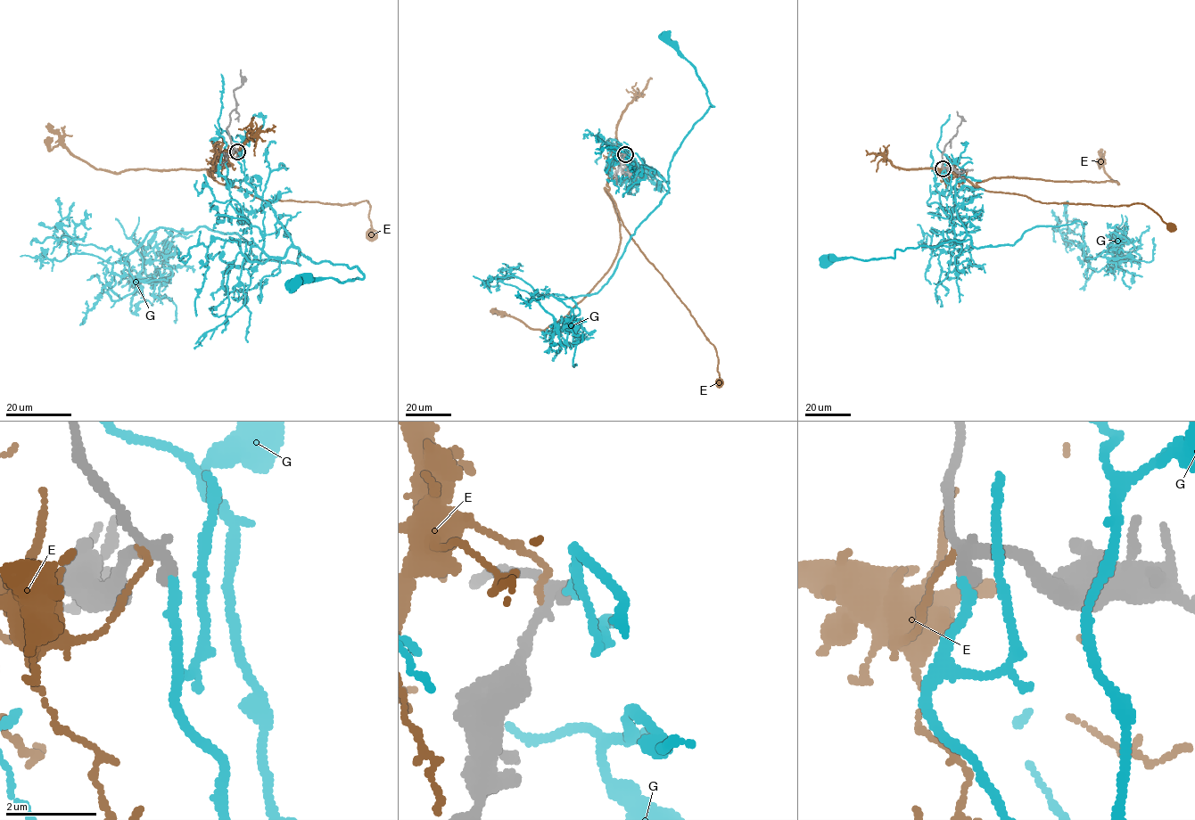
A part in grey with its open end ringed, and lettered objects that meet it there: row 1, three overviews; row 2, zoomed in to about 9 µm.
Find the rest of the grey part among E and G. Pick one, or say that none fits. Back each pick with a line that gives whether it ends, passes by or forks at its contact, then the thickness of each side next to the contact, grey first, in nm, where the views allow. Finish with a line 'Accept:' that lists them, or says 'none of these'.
G: it ends | 280/220 nm
Accept: G

